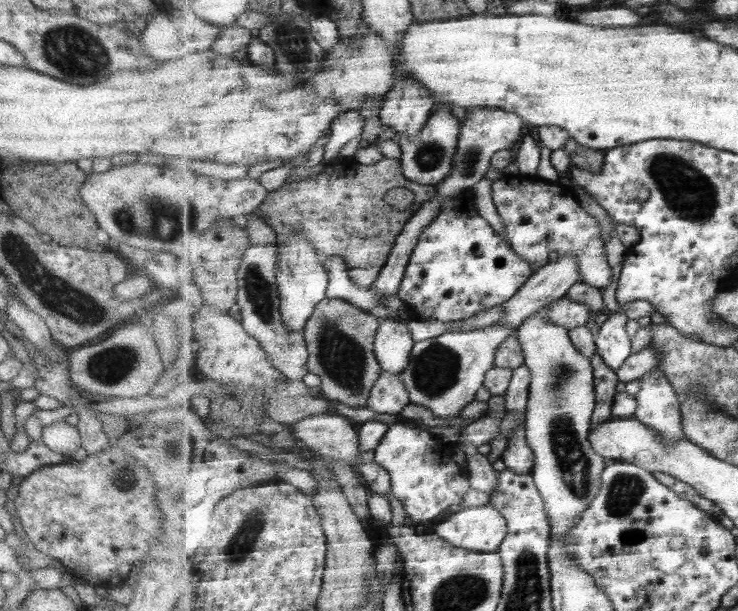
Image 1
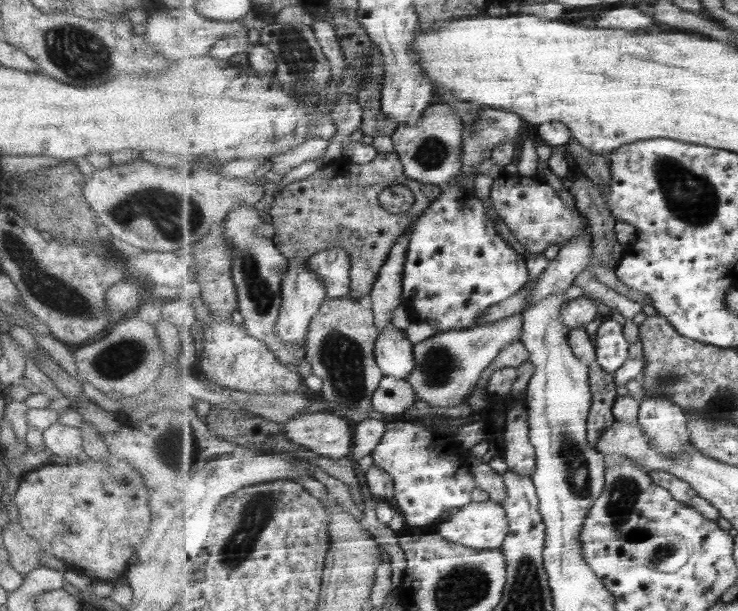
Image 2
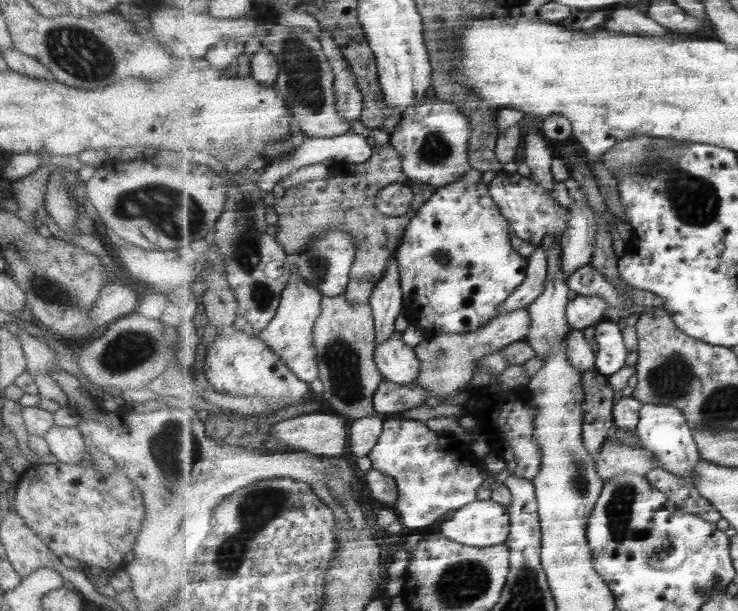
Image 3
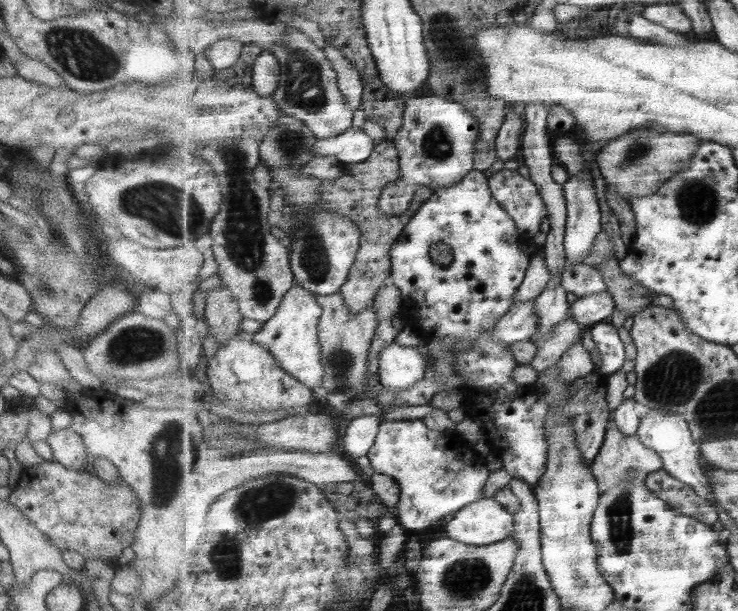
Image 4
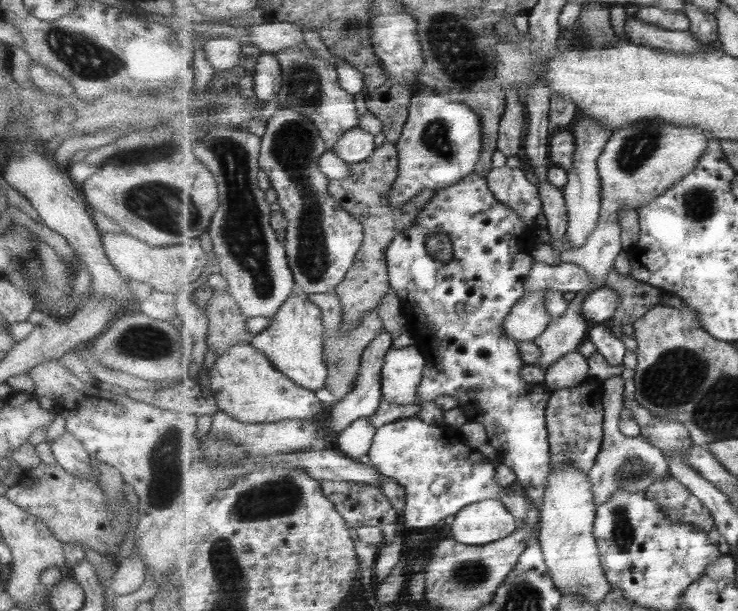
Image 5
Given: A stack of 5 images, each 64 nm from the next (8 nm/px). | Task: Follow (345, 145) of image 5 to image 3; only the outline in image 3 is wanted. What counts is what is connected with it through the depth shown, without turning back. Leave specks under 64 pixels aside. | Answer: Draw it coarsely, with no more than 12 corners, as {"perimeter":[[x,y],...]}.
{"perimeter":[[348,131],[308,139],[249,175],[264,191],[323,160],[361,164],[372,157],[367,137]]}

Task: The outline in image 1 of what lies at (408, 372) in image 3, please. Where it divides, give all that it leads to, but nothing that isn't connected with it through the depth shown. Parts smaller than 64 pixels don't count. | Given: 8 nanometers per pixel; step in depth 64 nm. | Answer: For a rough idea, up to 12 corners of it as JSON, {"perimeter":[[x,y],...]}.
{"perimeter":[[381,321],[374,351],[386,373],[412,364],[408,323]]}

